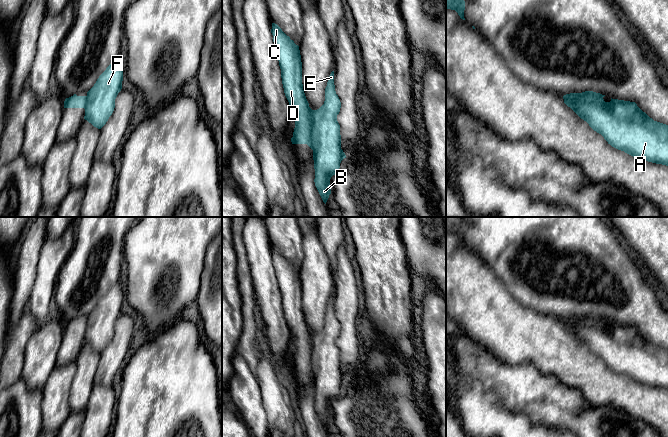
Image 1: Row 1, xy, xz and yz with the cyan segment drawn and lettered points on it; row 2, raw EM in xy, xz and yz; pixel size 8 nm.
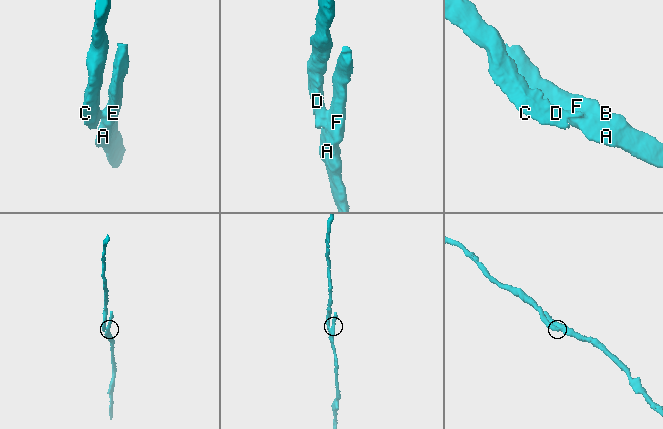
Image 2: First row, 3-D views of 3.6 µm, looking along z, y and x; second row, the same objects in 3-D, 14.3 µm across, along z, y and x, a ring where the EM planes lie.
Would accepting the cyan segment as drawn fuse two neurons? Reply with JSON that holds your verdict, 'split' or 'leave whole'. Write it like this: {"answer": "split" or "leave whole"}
{"answer": "split"}

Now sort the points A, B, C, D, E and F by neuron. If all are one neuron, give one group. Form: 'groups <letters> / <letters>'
groups A B E F / C D

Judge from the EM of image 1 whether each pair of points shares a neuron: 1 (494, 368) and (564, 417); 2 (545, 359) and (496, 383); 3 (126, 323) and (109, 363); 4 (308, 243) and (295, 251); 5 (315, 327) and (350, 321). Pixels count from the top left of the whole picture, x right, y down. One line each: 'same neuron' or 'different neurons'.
1: same neuron
2: different neurons
3: same neuron
4: different neurons
5: different neurons

